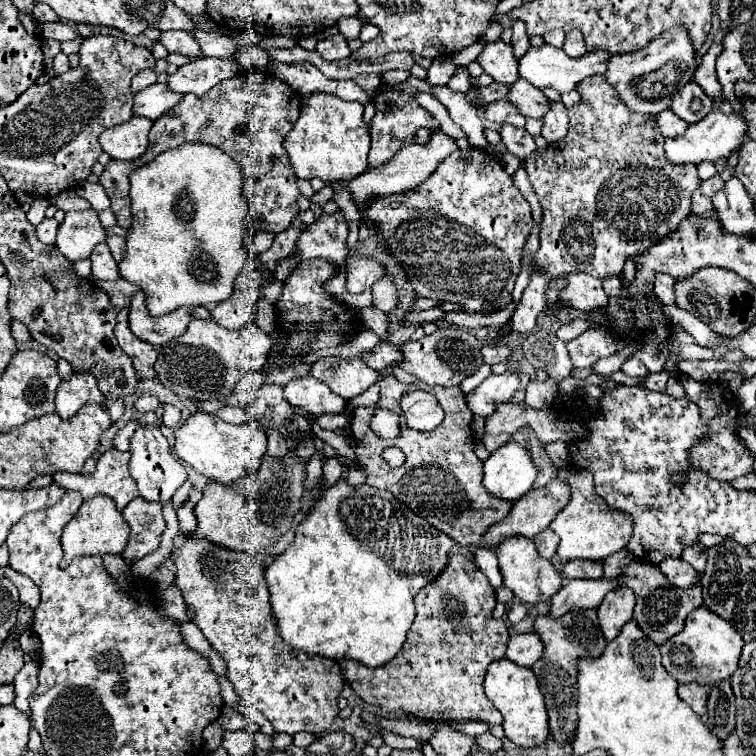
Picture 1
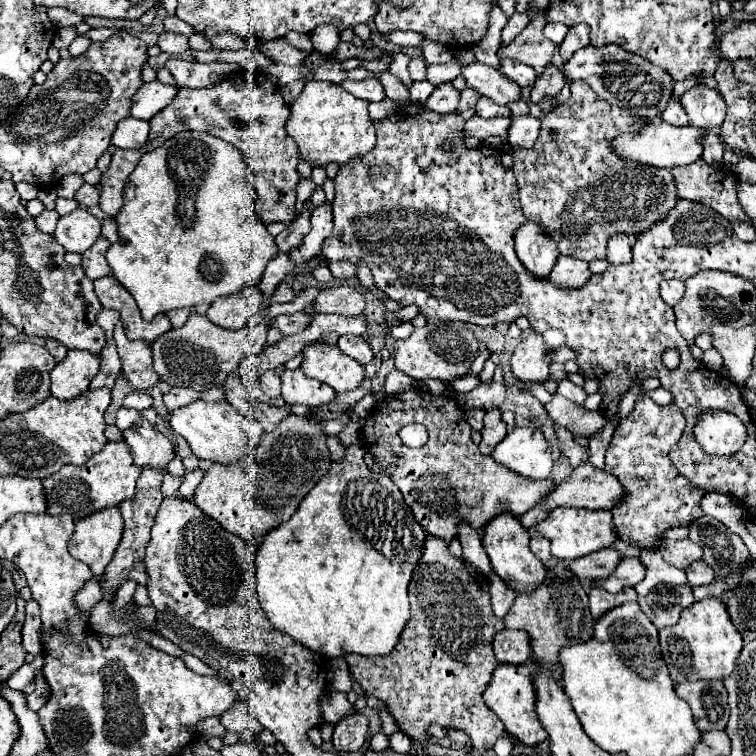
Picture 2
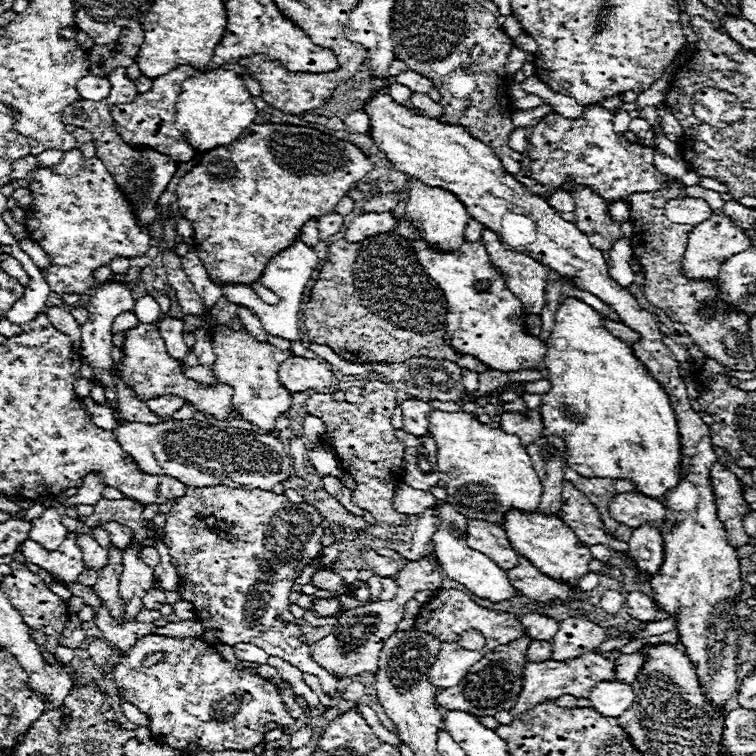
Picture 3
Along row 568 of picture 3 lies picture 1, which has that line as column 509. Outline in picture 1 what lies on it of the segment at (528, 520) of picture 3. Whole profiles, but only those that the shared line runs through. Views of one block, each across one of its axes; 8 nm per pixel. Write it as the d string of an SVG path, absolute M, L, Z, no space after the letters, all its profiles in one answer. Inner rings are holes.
M508 538L504 544L496 548L496 556L500 562L500 572L504 576L504 586L514 592L516 598L520 598L526 604L538 604L538 602L548 602L552 594L556 594L562 588L562 576L556 572L554 564L550 560L544 560L538 552L532 540L524 538L518 540Z

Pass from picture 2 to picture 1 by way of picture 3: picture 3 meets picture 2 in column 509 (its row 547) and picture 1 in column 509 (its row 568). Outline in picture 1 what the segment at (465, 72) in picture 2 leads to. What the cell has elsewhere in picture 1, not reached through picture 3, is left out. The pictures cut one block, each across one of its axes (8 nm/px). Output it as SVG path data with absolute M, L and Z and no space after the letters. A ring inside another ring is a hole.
M518 78L510 86L508 100L526 116L534 120L542 120L550 108L550 100L544 96L544 92L532 84L528 84L524 78Z

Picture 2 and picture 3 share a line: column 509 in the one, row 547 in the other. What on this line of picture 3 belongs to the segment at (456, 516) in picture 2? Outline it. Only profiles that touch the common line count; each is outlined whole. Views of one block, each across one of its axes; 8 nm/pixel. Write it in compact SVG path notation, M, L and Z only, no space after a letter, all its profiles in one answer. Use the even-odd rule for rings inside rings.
M468 520L466 542L468 546L472 546L472 550L488 554L488 558L492 558L492 562L496 562L496 566L500 566L502 570L510 570L518 562L518 552L510 546L504 528L498 524Z

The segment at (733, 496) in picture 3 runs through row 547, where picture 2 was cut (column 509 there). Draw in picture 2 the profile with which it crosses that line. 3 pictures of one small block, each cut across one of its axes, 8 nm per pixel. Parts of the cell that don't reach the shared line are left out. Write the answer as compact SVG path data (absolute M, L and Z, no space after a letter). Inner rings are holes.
M426 536L408 596L410 620L400 632L396 648L386 656L344 654L352 676L366 694L378 696L386 704L398 728L416 742L428 742L428 728L436 724L466 732L470 748L476 752L490 752L500 736L508 736L516 748L518 740L506 732L500 718L482 700L484 688L498 666L492 640L498 630L506 628L504 620L492 612L488 576L466 560L454 558L444 540Z

